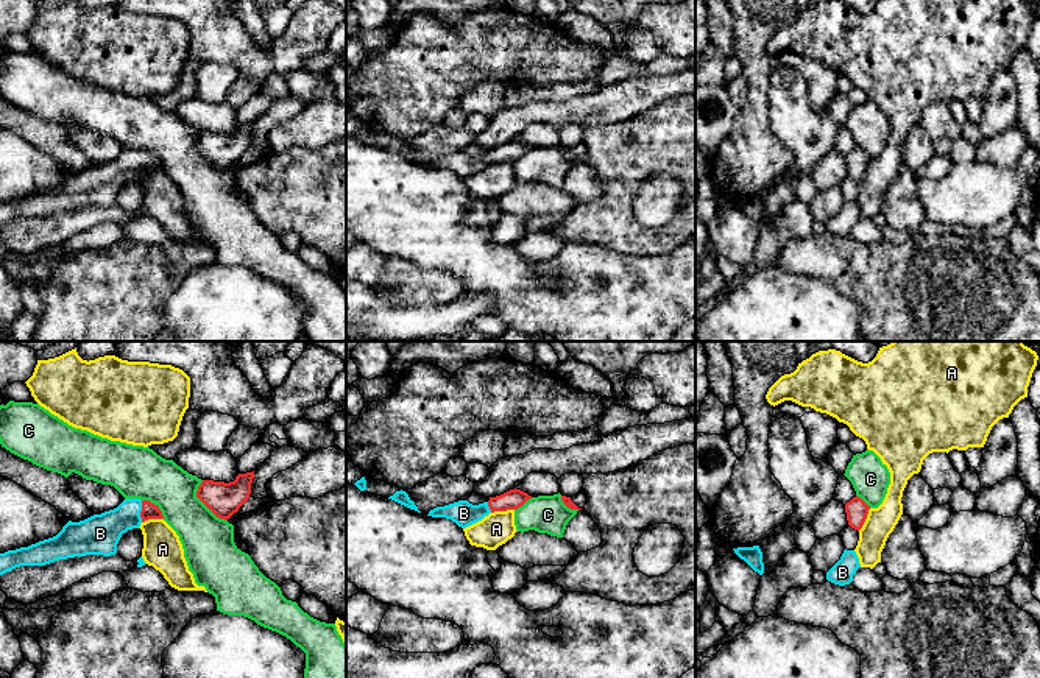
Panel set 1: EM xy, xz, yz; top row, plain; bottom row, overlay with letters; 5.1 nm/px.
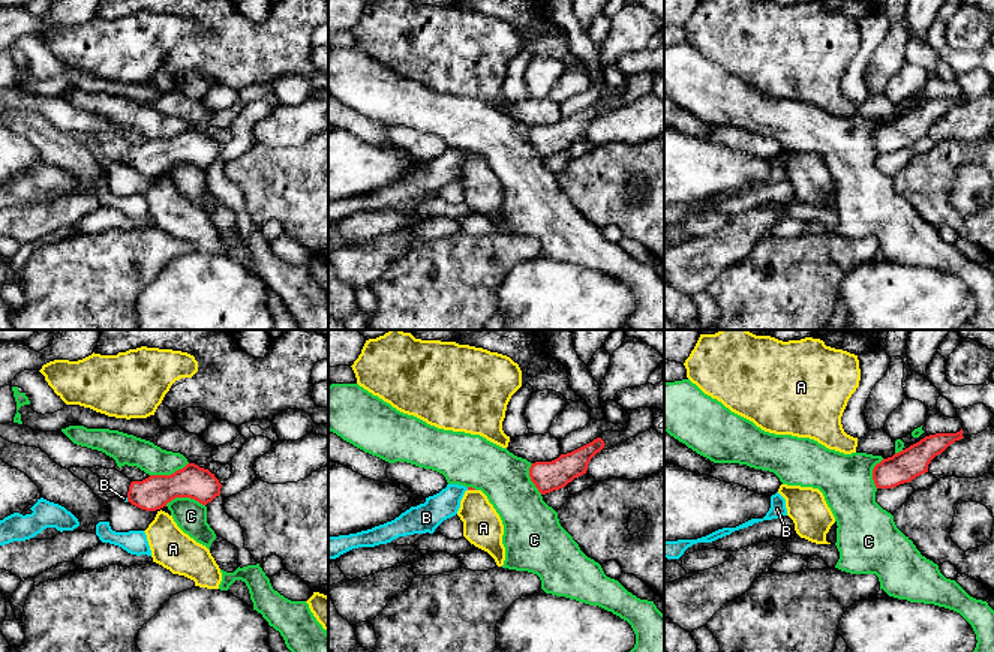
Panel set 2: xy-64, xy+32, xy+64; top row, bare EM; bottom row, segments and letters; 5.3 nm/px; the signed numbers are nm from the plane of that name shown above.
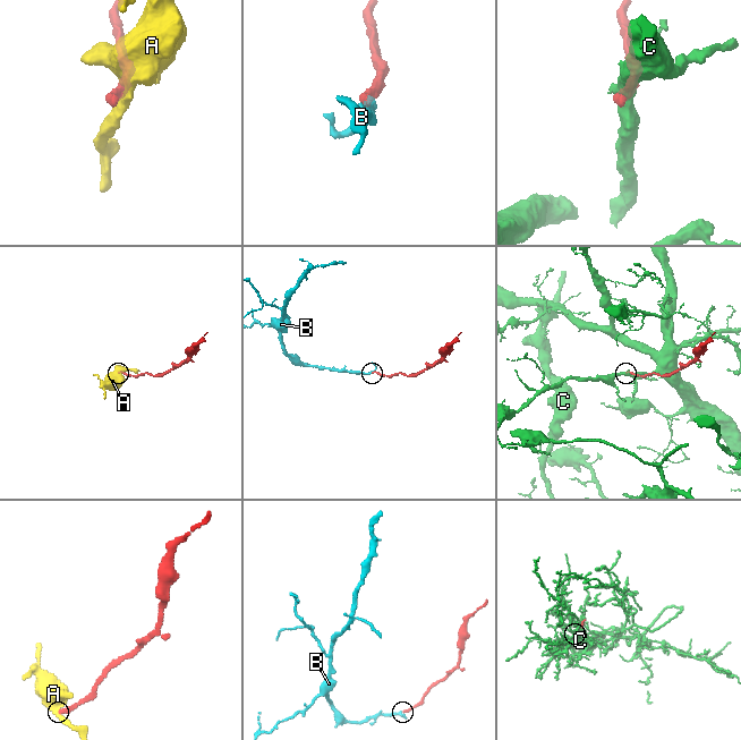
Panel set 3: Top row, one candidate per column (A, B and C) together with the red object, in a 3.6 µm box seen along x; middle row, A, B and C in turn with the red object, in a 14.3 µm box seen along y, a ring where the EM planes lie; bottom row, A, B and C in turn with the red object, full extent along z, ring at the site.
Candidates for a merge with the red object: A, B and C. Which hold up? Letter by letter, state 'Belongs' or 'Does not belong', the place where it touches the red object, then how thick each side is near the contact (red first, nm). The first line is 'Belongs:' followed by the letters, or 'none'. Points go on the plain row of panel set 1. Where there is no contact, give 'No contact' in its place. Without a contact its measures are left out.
Belongs: B
A: Does not belong. Touches red at xz (502, 161). Thickness 100 nm (red) against 170 nm
B: Belongs. Touches red at xy (141, 162). Thickness 80 nm (red) against 200 nm
C: Does not belong. Touches red at xy (205, 155). Thickness 180 nm (red) against 260 nm

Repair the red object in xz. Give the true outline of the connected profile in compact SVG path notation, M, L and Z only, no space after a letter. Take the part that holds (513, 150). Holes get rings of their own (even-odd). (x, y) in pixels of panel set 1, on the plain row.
M515 139L501 147L490 148L488 153L479 156L472 156L468 151L458 151L444 157L437 157L430 161L427 167L446 168L455 173L458 178L466 179L482 171L490 164L518 161L529 150L532 150L532 147Z

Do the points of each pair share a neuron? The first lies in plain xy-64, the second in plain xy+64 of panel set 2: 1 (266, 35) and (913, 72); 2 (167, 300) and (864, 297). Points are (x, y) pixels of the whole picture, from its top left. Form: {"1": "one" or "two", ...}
{"1": "two", "2": "one"}

